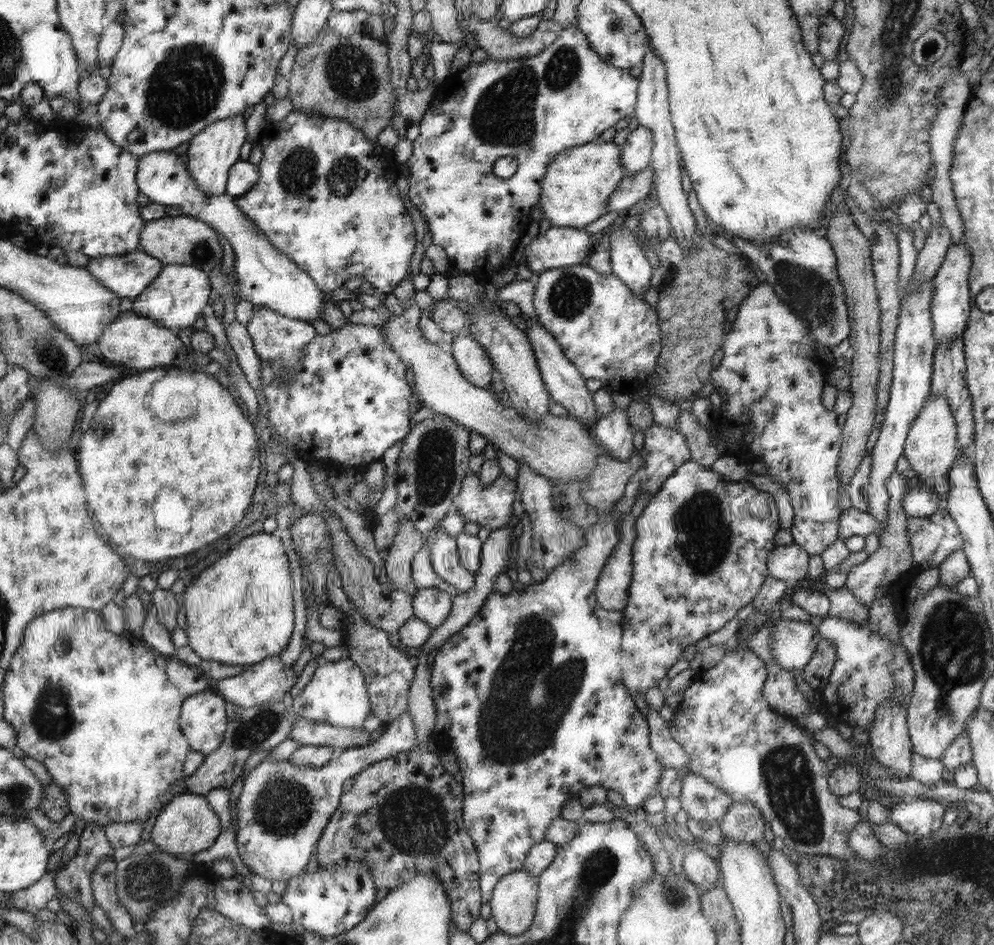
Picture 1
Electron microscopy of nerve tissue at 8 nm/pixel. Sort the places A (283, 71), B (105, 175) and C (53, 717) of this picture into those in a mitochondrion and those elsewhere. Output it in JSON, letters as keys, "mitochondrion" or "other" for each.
{"A":"other","B":"other","C":"mitochondrion"}

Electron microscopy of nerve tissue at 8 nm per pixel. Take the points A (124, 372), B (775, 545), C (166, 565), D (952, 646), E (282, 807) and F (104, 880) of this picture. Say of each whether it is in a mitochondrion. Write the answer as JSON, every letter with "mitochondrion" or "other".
{"A":"other","B":"other","C":"other","D":"mitochondrion","E":"mitochondrion","F":"mitochondrion"}

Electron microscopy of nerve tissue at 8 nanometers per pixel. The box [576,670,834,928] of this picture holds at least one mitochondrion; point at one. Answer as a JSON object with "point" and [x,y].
{"point":[789,779]}

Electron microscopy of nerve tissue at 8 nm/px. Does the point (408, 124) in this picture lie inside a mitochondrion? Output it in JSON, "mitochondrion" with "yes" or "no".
{"mitochondrion":"no"}

